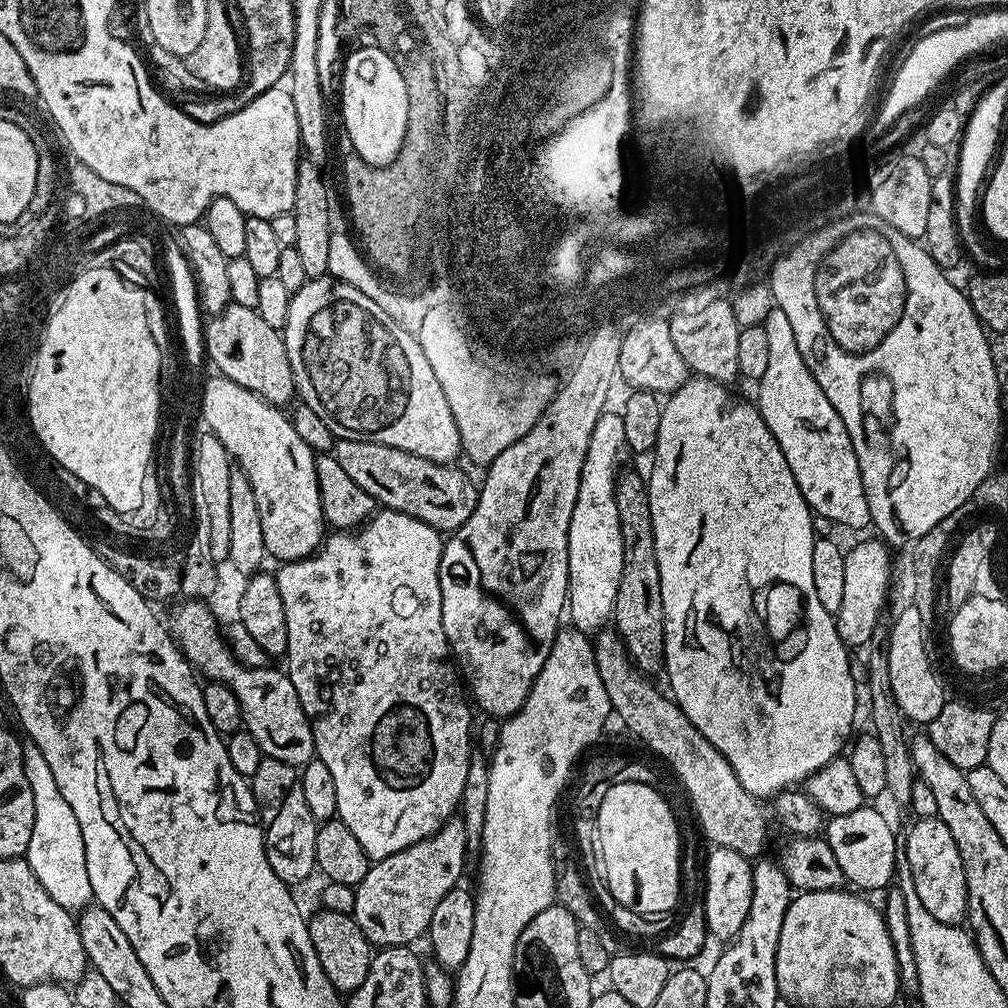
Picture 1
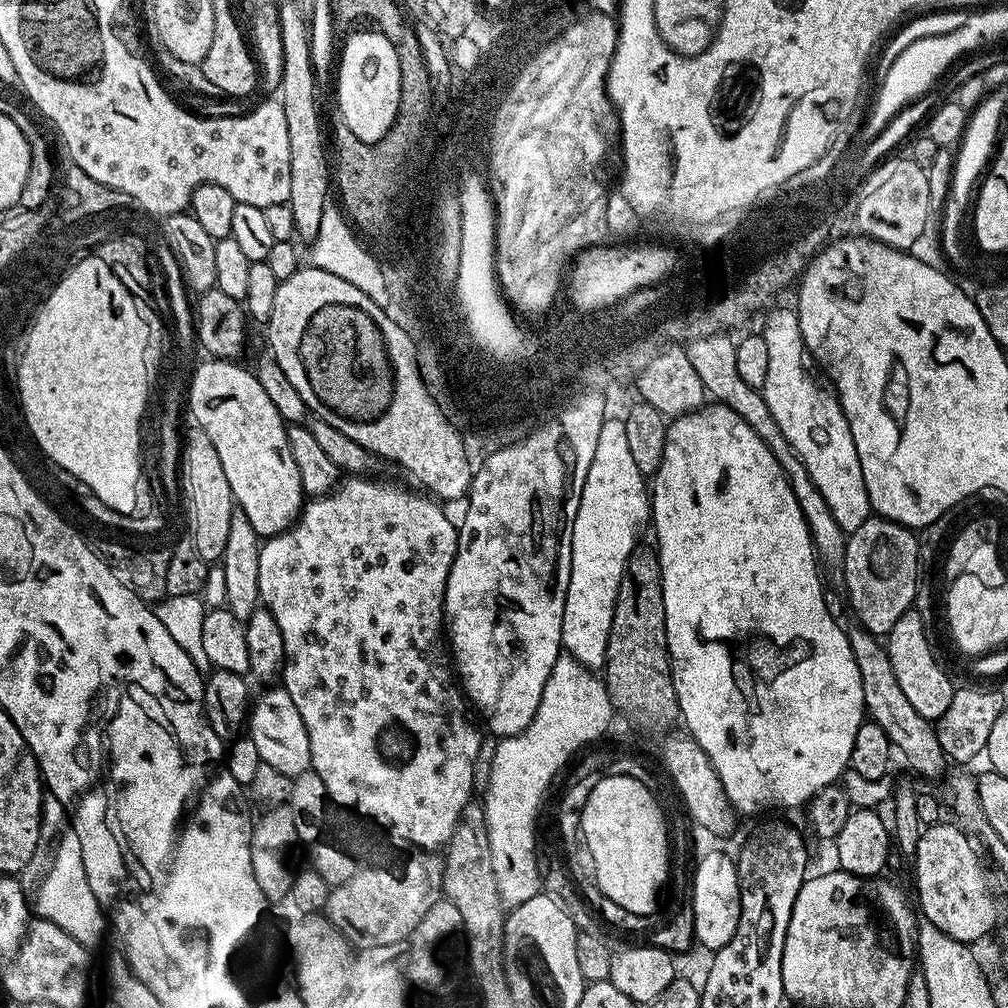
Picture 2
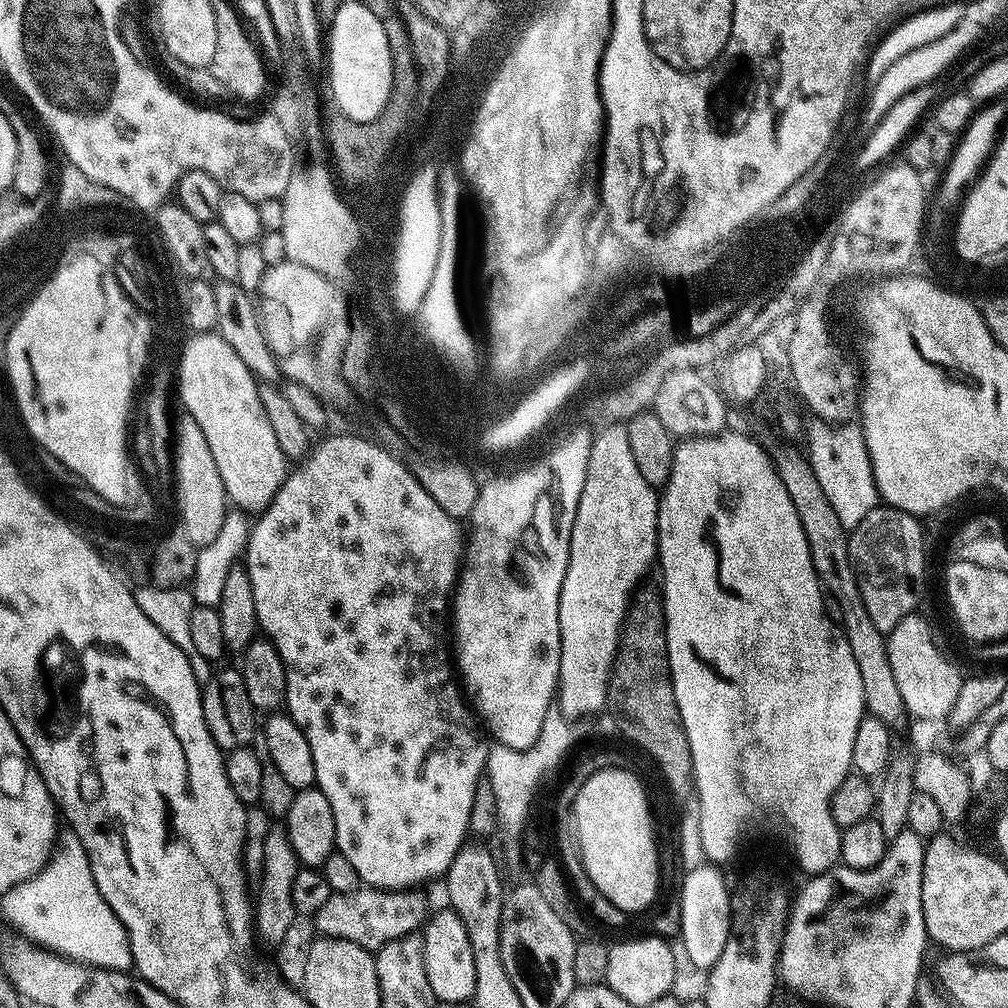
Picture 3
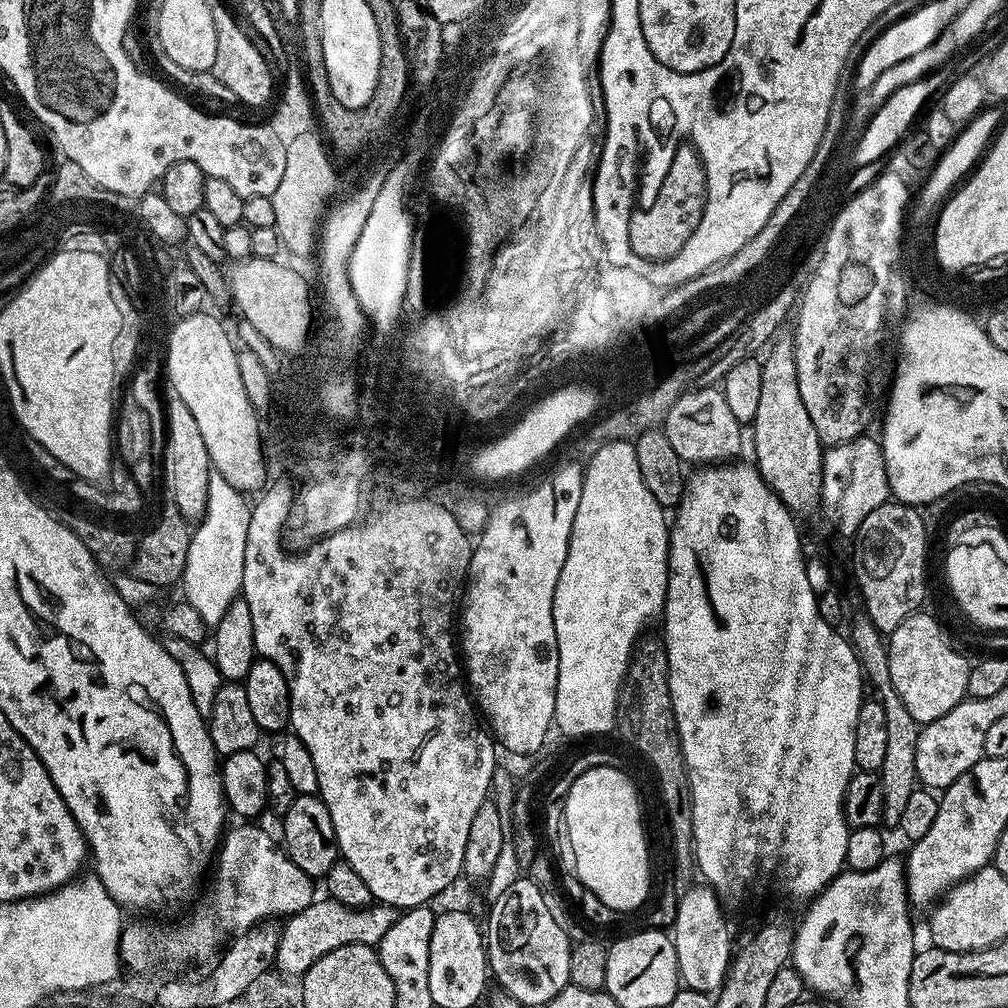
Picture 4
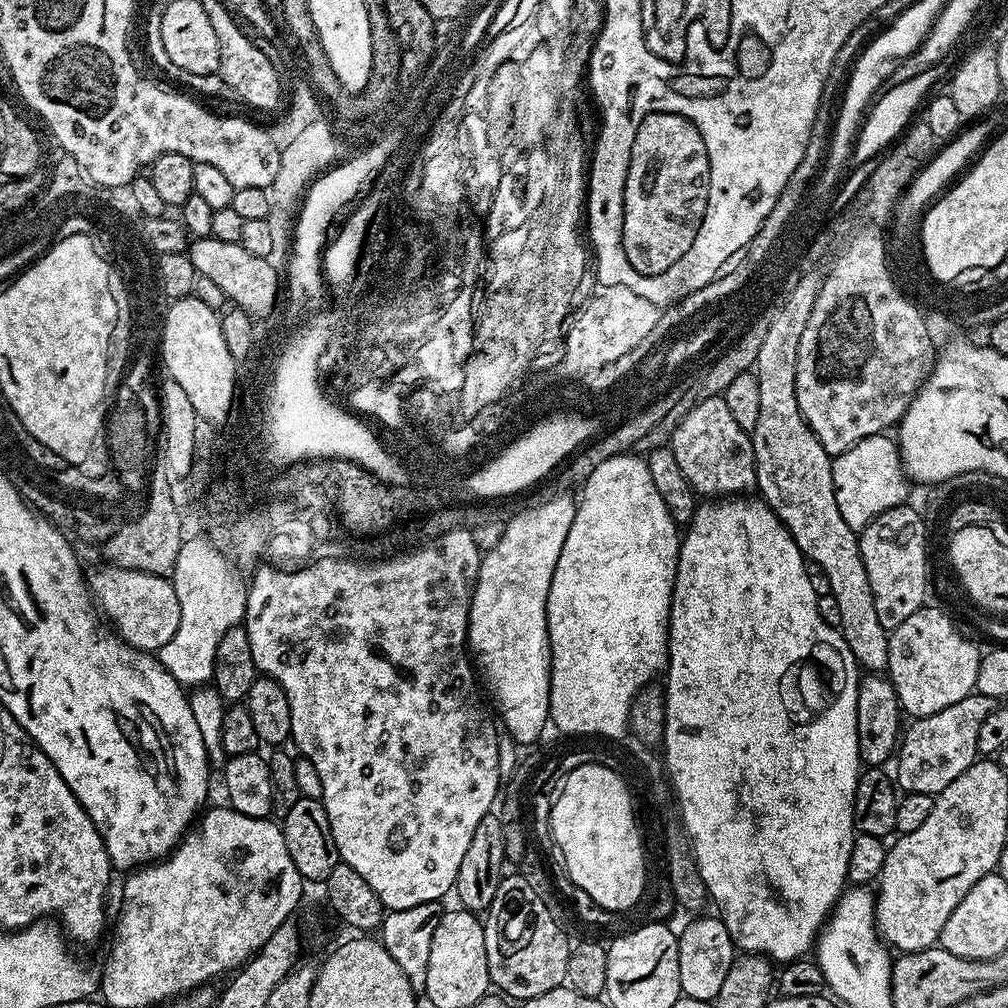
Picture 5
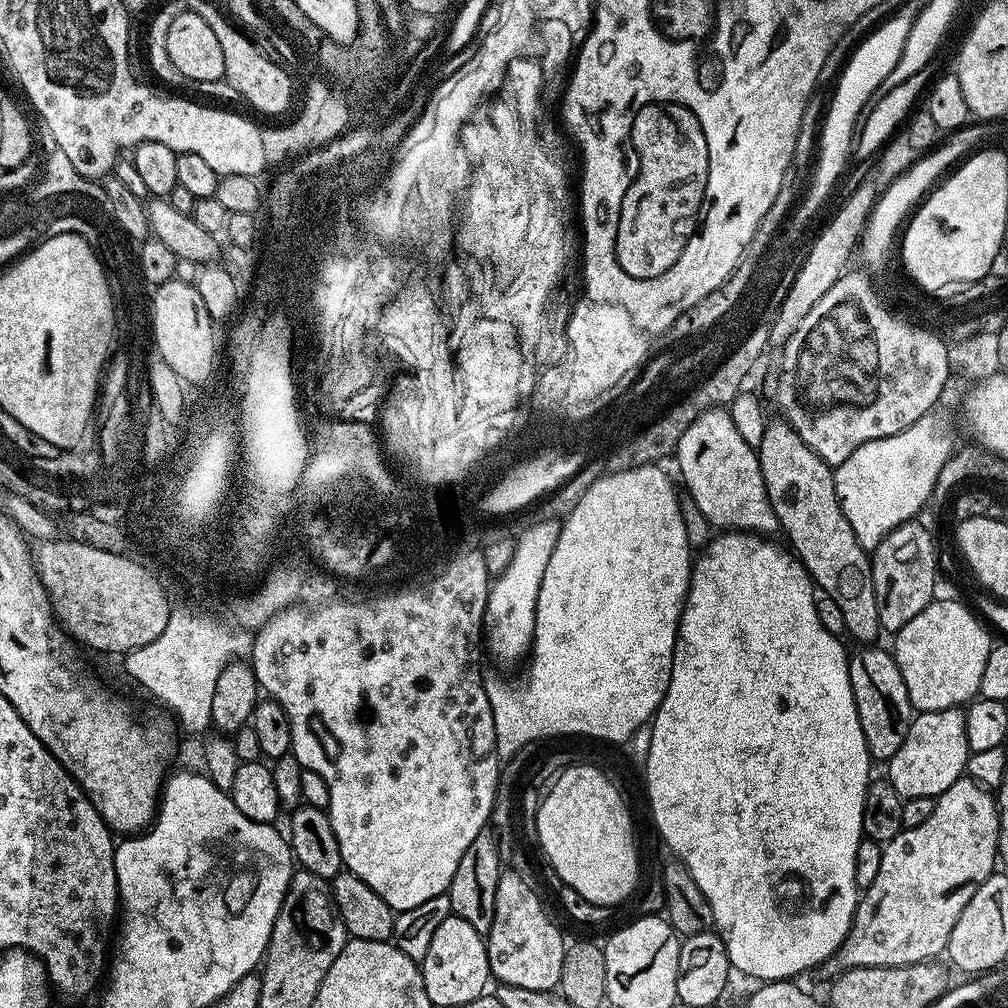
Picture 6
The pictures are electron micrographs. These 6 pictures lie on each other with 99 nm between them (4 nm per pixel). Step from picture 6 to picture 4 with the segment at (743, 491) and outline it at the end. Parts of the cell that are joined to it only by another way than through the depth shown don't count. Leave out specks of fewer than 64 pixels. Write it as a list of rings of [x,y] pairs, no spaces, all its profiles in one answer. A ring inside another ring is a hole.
[[[696,386],[682,393],[674,406],[671,406],[662,425],[666,438],[670,438],[670,446],[674,446],[674,454],[688,466],[707,466],[722,464],[737,459],[740,447],[745,447],[746,436],[742,426],[734,418],[730,406],[726,406],[726,398],[719,387]]]

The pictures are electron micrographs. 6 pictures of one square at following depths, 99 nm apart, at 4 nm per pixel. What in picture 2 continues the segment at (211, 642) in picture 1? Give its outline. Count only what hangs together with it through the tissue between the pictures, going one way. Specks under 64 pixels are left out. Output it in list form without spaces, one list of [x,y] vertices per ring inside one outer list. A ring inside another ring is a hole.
[[[268,686],[260,697],[255,697],[250,708],[250,736],[258,746],[261,761],[274,770],[282,770],[282,774],[293,778],[301,776],[312,767],[310,754],[310,734],[306,734],[306,722],[302,722],[302,714],[298,714],[298,706],[294,706],[294,698],[282,686]]]

